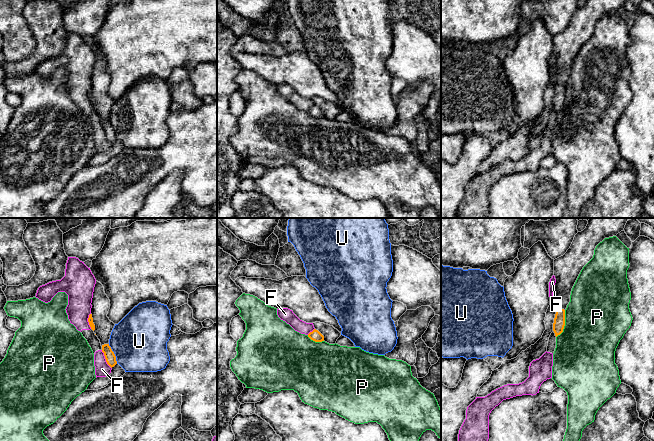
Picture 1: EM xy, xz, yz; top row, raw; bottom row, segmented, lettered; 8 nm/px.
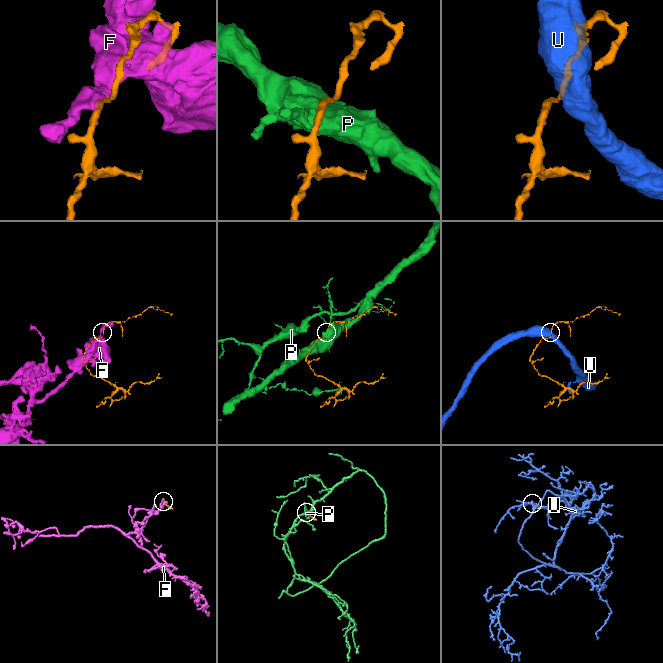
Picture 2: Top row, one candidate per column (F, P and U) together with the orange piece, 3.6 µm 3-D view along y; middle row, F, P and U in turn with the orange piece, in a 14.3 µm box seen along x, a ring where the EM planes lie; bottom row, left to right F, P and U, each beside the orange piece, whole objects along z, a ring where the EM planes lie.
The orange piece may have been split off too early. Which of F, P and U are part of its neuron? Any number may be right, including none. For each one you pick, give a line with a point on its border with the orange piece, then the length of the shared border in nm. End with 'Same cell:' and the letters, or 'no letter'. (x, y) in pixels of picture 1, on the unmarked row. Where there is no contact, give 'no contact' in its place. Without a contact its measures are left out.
Same cell: no letter

